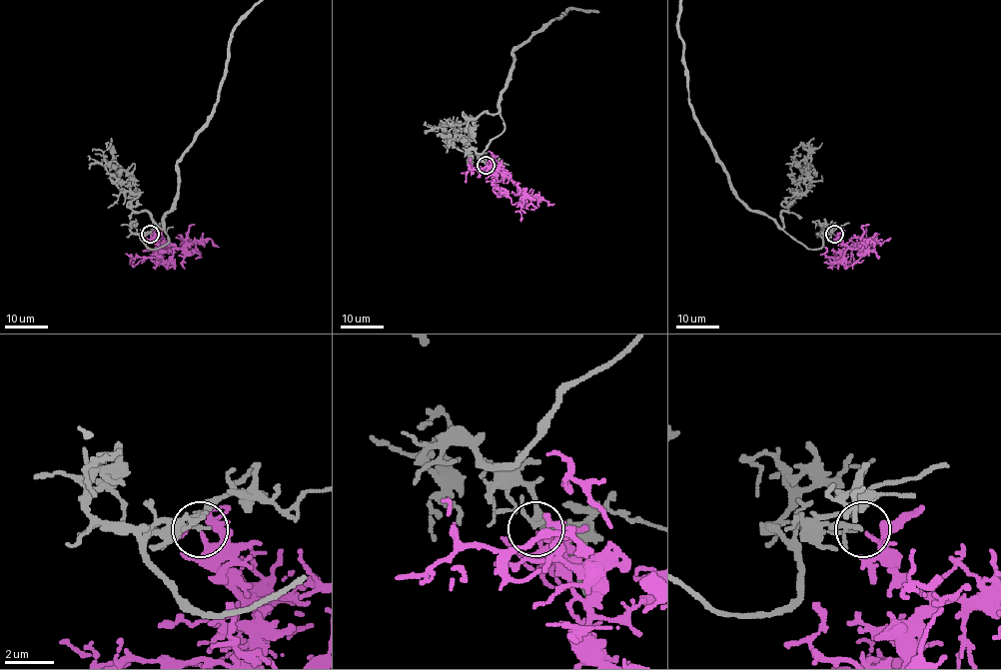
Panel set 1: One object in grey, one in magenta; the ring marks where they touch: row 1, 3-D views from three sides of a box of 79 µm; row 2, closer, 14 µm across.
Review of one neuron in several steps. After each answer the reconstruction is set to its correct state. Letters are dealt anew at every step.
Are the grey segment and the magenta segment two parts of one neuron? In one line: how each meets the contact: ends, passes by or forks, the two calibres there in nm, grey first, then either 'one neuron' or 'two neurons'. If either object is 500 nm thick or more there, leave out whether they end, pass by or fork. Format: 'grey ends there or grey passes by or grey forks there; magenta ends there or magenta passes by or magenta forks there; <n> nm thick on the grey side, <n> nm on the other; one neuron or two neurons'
grey ends there; magenta ends there; 160 nm thick on the grey side, 130 nm on the other; one neuron

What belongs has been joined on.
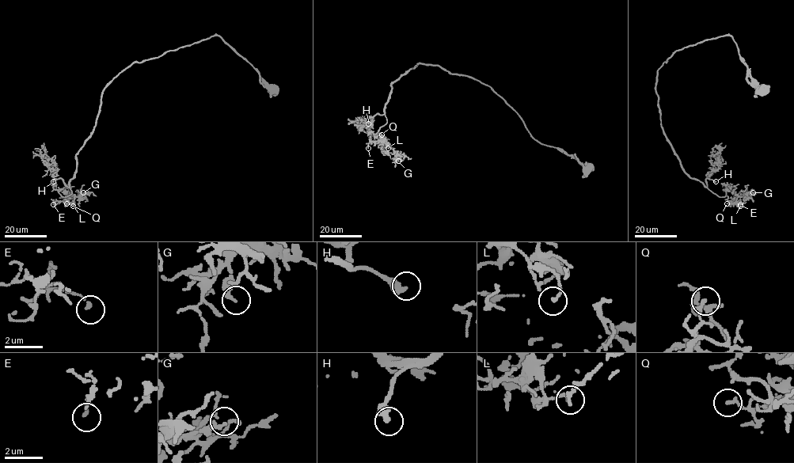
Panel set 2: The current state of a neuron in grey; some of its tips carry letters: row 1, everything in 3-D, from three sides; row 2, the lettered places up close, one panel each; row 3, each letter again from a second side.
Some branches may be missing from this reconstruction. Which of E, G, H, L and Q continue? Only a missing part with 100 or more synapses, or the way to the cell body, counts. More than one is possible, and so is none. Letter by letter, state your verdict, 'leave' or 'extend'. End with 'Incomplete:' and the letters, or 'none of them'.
E: leave
G: leave
H: extend
L: leave
Q: leave
Incomplete: H

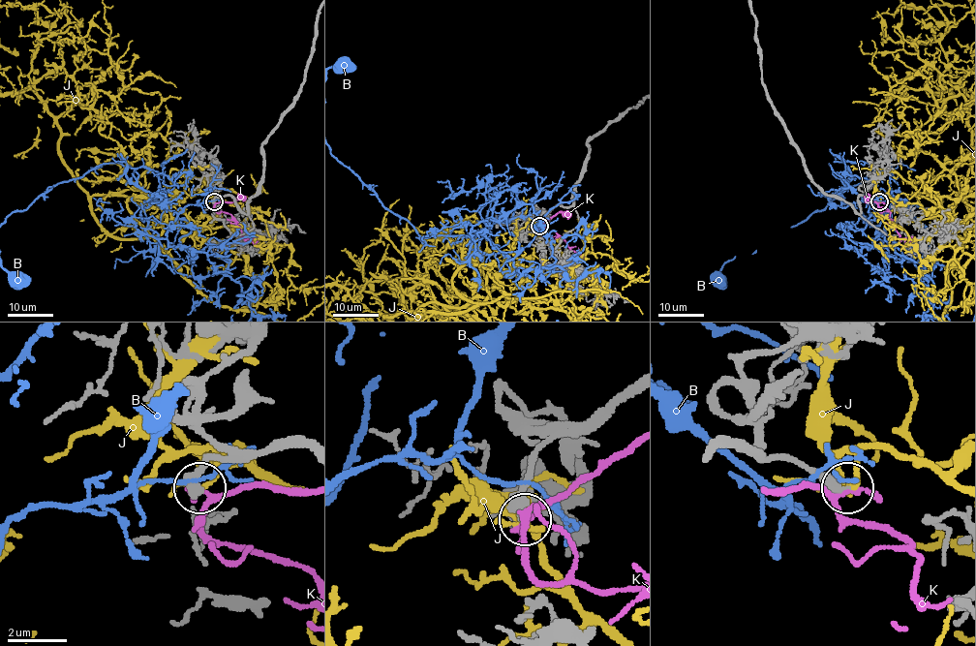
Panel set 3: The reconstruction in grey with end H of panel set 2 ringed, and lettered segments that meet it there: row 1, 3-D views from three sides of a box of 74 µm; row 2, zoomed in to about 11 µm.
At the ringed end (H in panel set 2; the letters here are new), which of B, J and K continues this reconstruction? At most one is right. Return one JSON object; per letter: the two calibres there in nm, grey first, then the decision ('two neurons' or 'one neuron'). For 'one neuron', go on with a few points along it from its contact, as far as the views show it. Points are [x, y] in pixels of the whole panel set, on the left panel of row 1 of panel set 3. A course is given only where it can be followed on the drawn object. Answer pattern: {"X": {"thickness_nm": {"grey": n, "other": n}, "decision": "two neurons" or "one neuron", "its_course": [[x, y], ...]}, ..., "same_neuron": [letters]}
{"B": {"thickness_nm": {"grey": 260, "other": 80}, "decision": "two neurons"}, "J": {"thickness_nm": {"grey": 360, "other": 180}, "decision": "two neurons"}, "K": {"thickness_nm": {"grey": 360, "other": 170}, "decision": "two neurons"}, "same_neuron": []}

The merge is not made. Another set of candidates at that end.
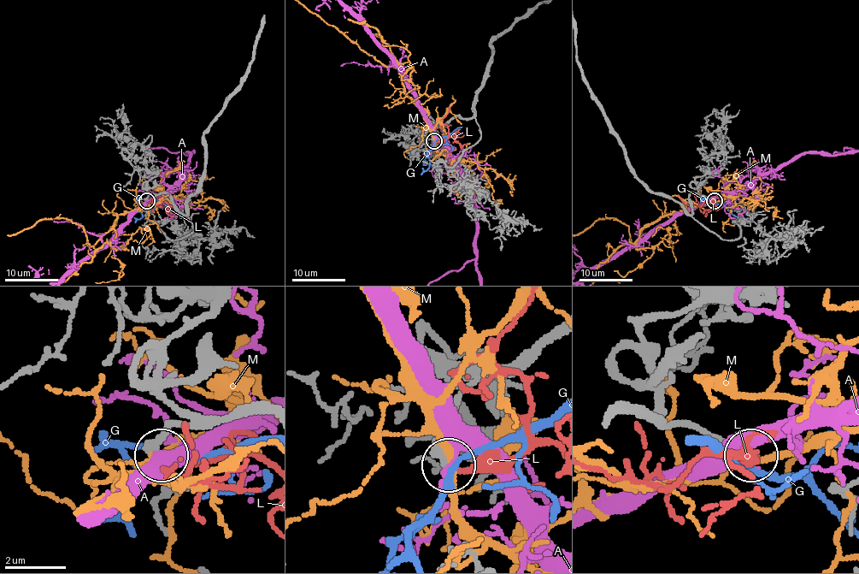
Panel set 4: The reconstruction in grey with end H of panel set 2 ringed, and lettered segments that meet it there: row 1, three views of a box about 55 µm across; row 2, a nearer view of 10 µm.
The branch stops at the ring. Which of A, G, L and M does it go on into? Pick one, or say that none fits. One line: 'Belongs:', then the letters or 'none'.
Belongs: L

